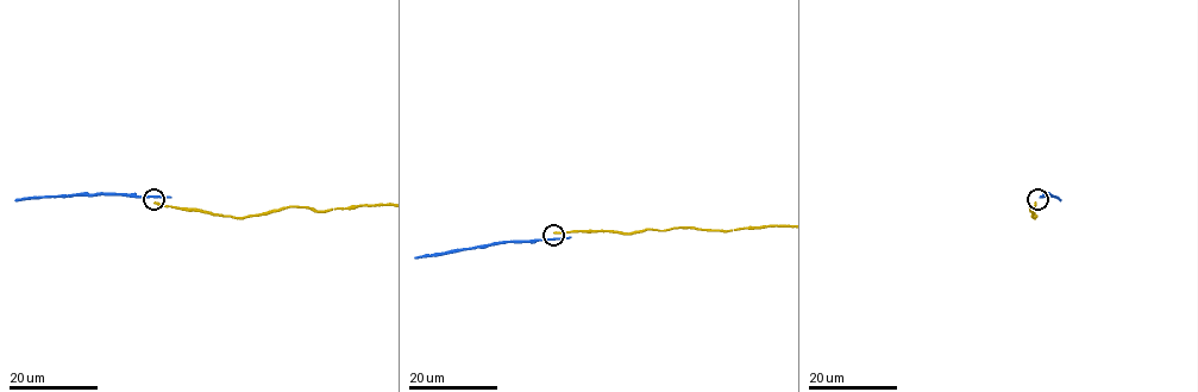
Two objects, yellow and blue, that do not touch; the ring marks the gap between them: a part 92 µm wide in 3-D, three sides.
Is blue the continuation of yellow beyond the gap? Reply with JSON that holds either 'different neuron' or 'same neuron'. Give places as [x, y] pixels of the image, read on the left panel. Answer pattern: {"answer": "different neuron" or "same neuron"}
{"answer": "different neuron"}

